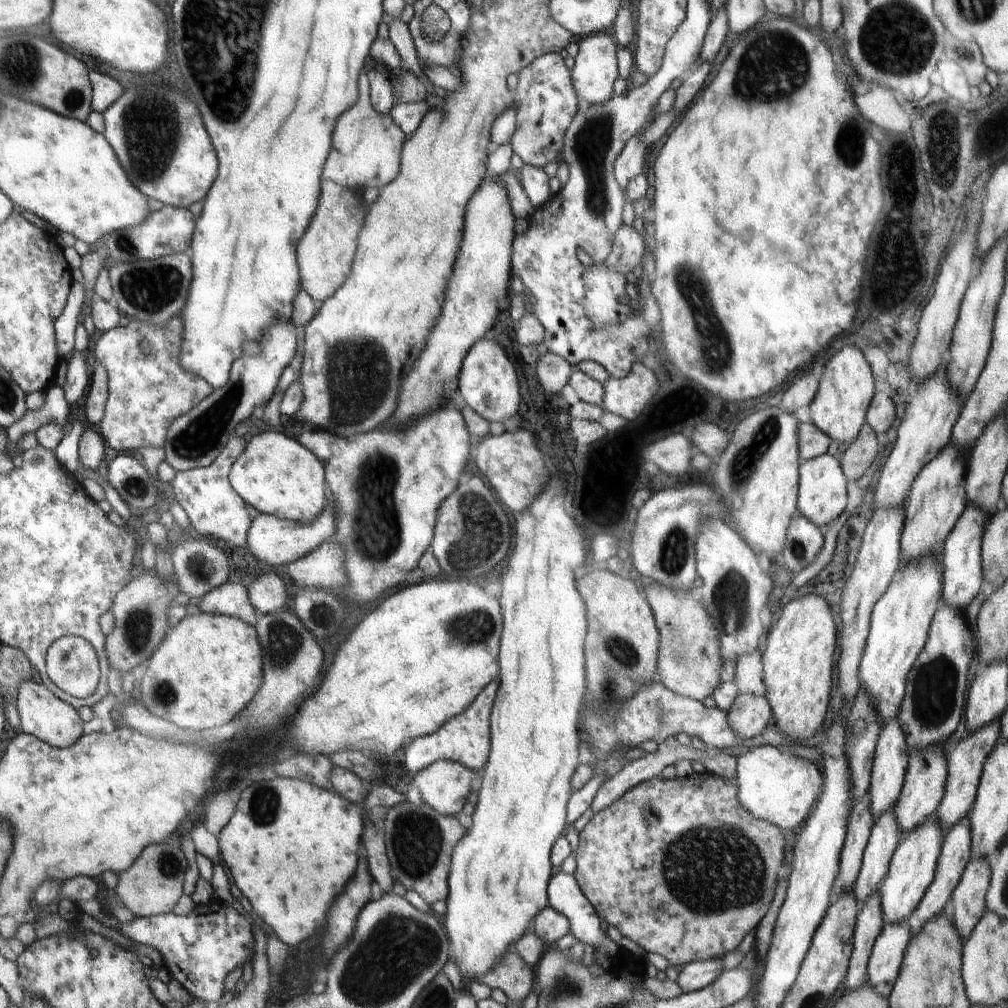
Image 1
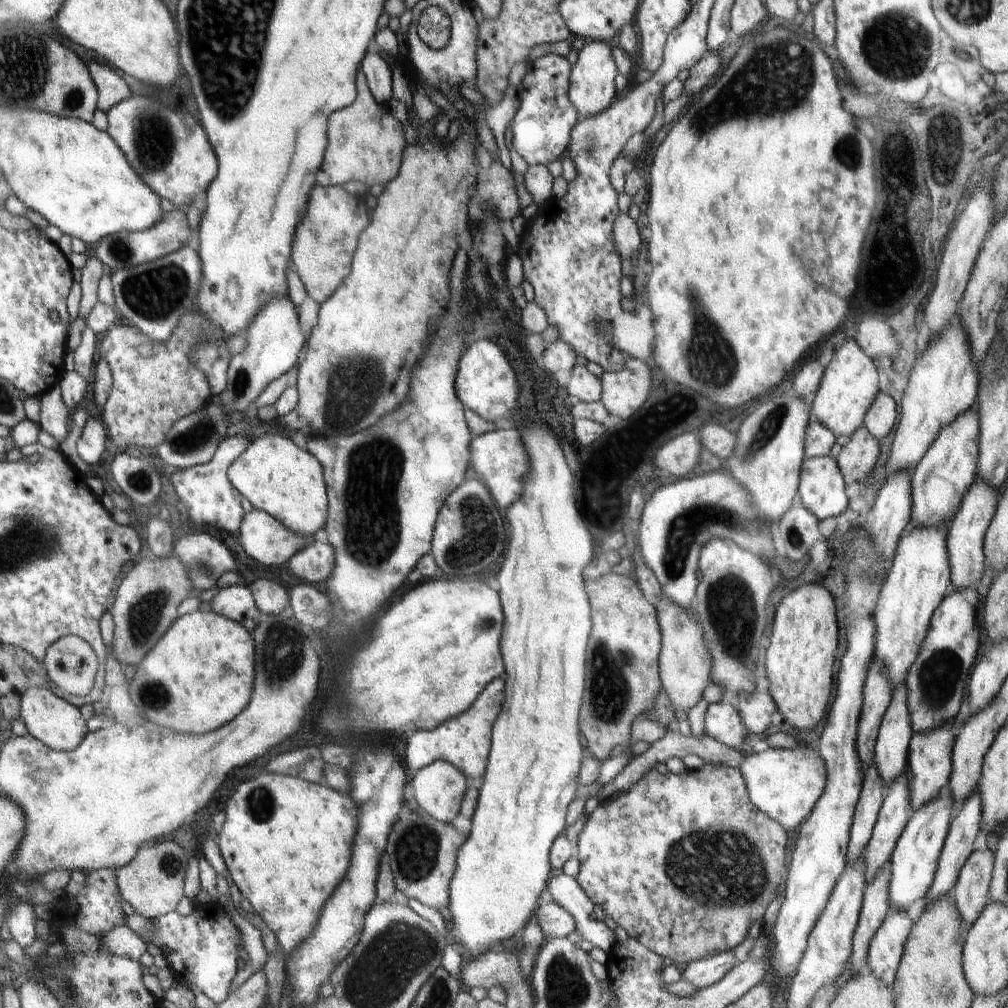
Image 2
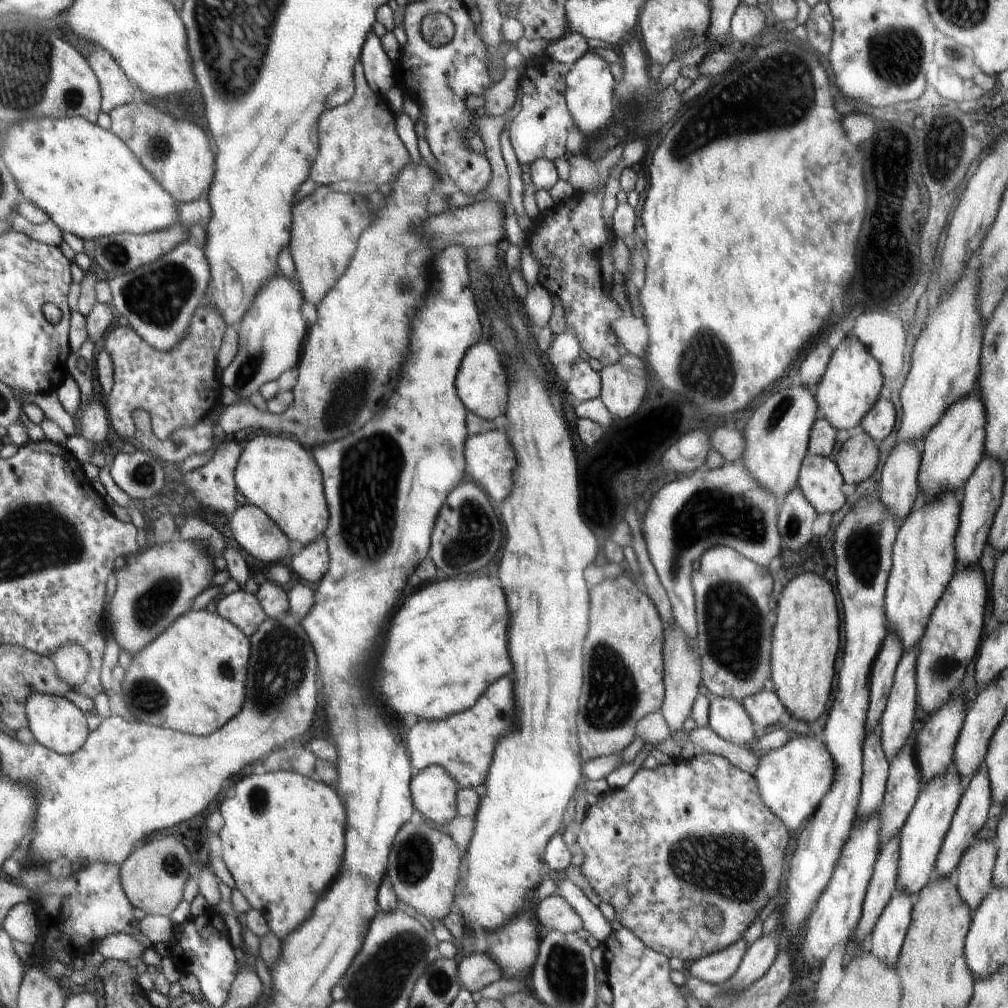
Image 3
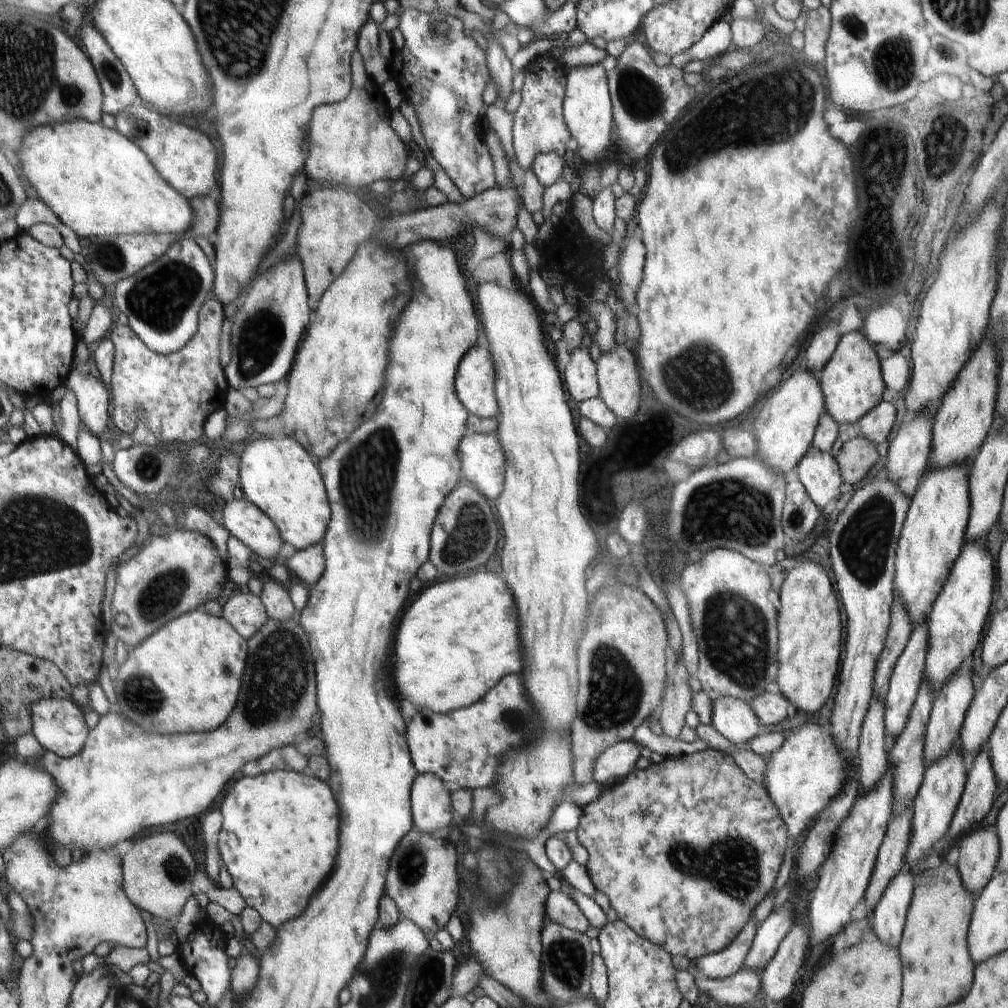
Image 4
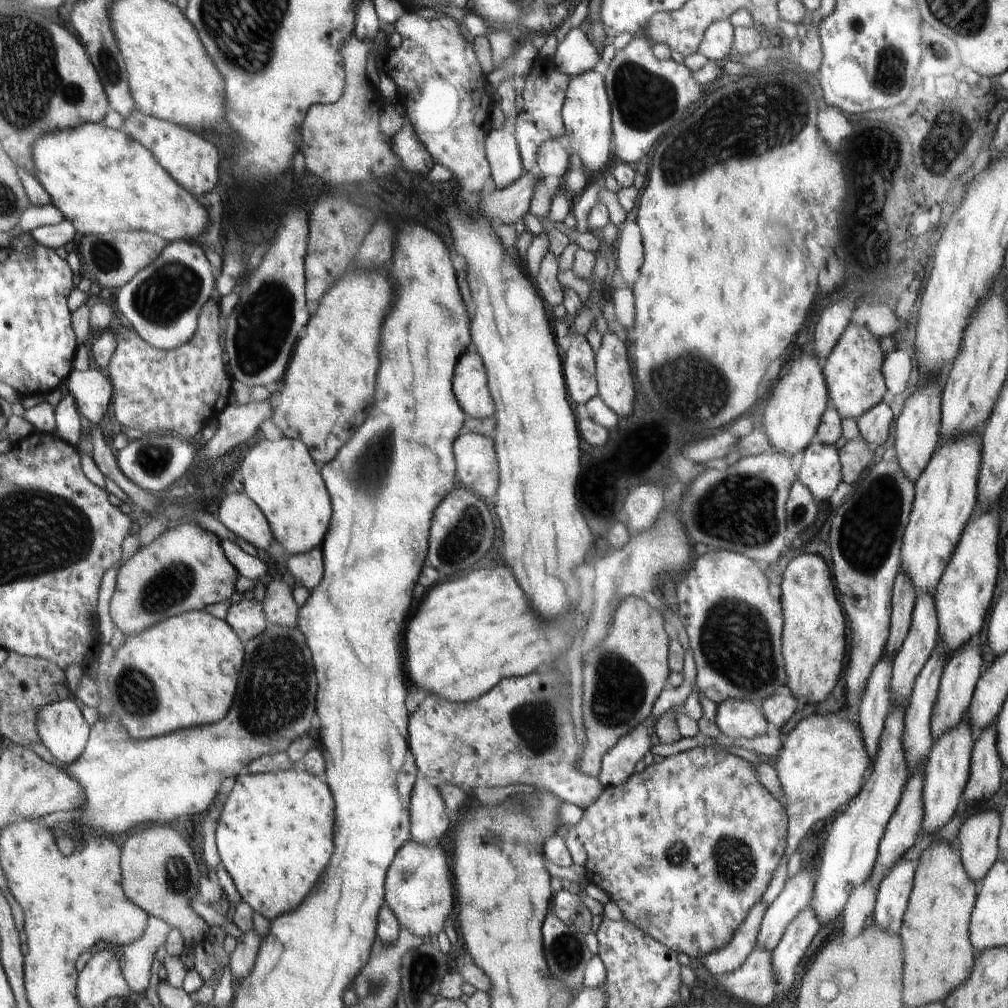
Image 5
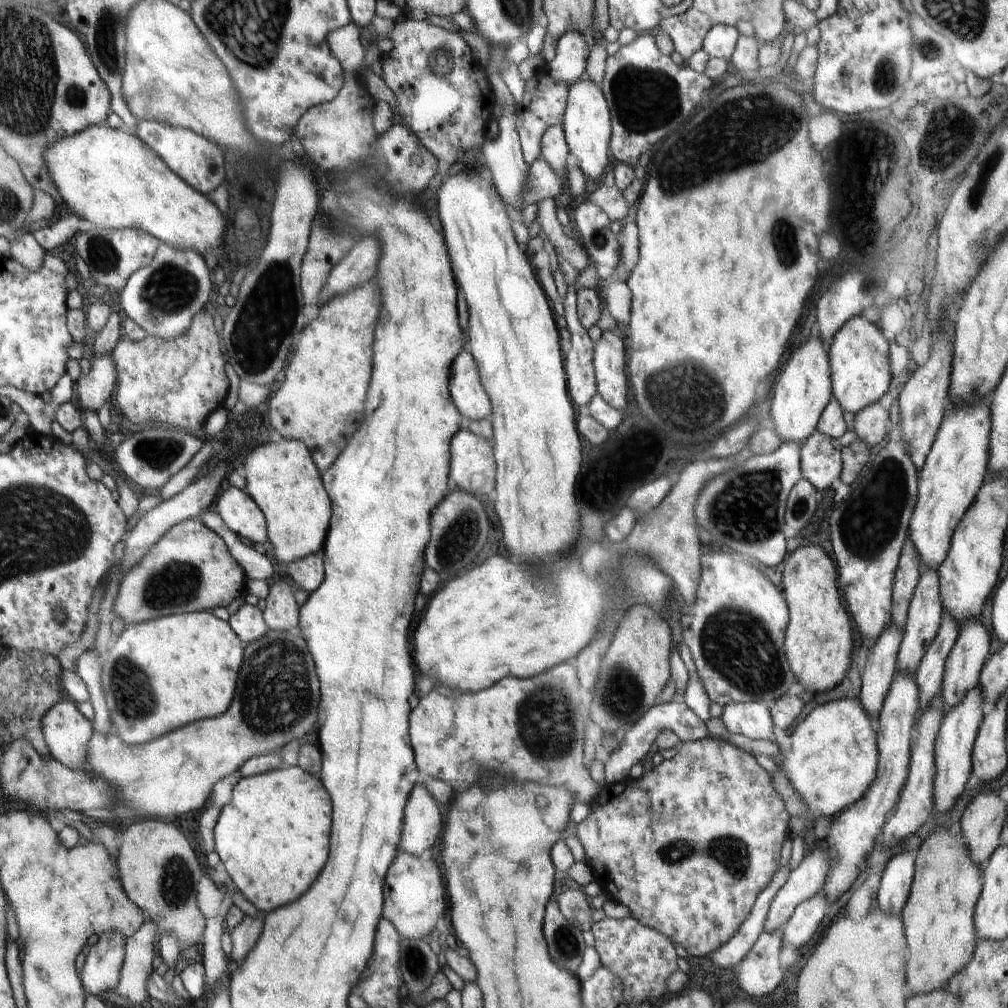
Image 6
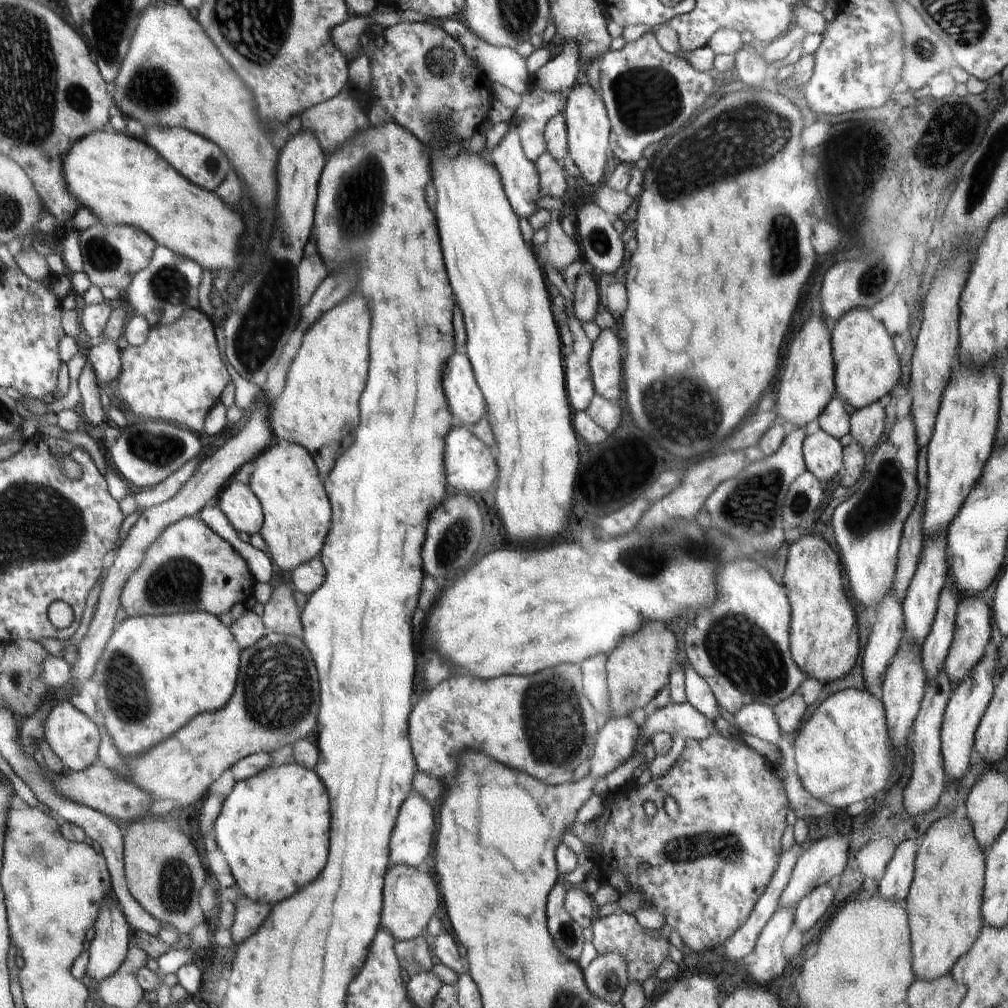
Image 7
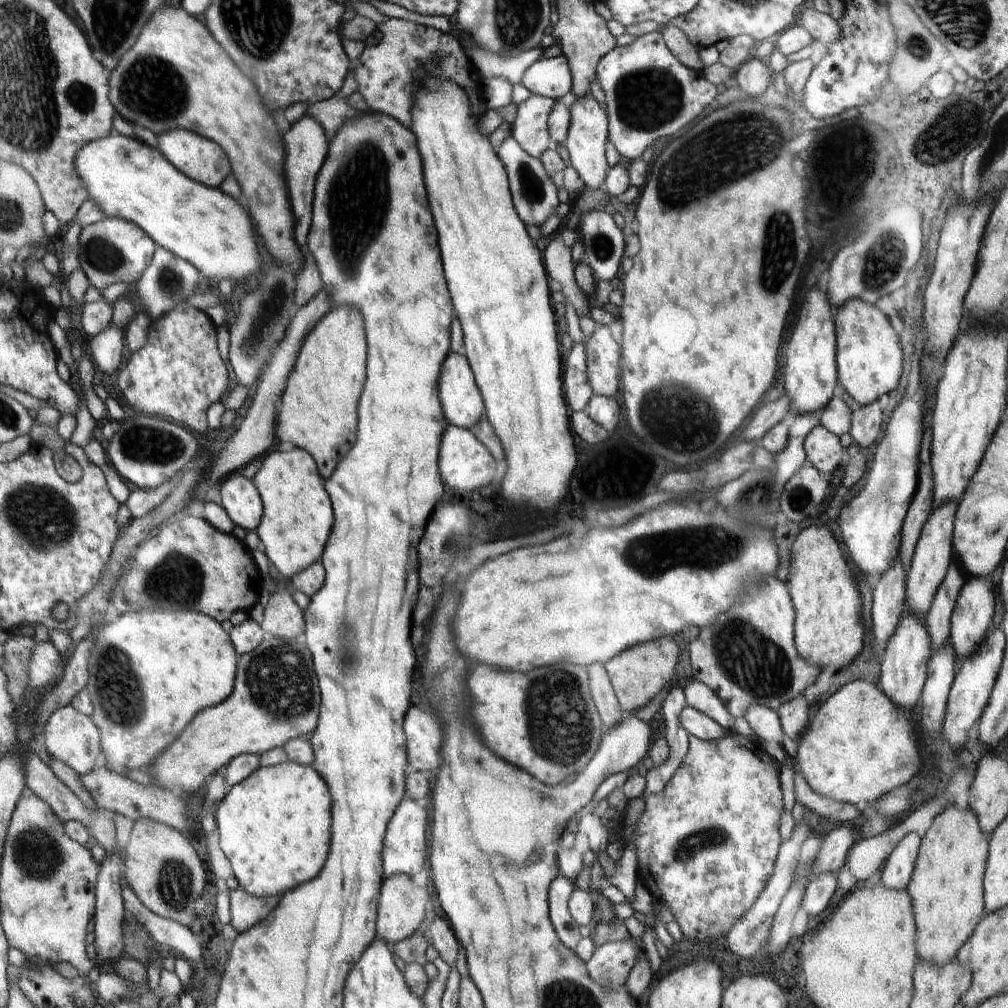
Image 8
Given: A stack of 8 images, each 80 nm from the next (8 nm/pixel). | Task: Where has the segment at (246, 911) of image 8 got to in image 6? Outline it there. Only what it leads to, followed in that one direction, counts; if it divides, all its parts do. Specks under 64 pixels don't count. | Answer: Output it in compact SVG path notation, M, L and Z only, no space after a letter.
M245 916L242 922L230 931L232 939L231 957L236 964L245 962L246 956L254 948L263 931L262 916L249 918Z

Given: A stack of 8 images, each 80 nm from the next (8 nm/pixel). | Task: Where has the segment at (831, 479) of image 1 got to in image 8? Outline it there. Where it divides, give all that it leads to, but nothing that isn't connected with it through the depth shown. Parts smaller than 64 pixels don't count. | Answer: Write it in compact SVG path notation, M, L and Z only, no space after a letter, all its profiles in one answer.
M820 424L816 425L810 434L807 434L804 450L806 450L808 462L825 478L840 466L842 452L844 452L838 435L832 434Z

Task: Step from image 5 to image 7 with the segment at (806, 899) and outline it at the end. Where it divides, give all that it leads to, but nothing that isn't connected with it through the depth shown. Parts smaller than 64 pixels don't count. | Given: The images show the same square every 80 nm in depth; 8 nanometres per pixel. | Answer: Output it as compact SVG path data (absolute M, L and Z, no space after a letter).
M843 834L833 835L832 838L824 837L815 842L809 849L802 850L799 854L798 864L795 865L791 874L790 884L783 890L782 897L779 898L779 908L796 908L797 902L802 900L813 888L836 882L844 873L846 862L848 862L849 839Z

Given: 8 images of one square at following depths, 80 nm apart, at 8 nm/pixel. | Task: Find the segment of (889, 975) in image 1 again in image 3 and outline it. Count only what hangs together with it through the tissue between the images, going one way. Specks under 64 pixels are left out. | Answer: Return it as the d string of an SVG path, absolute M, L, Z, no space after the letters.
M897 882L890 902L874 925L871 953L889 967L894 967L906 940L907 930L912 920L910 895L899 888Z

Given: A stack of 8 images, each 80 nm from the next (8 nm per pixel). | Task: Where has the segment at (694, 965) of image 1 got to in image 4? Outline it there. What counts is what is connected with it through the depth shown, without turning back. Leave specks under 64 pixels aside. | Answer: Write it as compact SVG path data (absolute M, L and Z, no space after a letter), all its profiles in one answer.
M753 915L753 919L747 922L746 928L738 934L726 949L704 955L694 964L708 978L725 979L731 977L742 968L743 962L746 960L746 956L754 942L756 932L758 931L756 931Z

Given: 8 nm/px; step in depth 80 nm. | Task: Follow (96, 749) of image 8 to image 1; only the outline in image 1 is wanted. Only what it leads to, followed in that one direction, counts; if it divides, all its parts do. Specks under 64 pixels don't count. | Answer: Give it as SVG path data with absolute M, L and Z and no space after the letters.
M28 679L20 684L15 705L20 716L22 733L28 733L47 742L51 747L67 749L82 737L82 720L75 707L62 701L38 679Z

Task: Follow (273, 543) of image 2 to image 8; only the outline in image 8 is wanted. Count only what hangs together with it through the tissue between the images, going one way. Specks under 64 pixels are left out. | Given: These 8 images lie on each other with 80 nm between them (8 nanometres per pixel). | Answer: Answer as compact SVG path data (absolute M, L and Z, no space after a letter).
M241 471L234 472L222 480L220 490L222 506L238 532L259 528L263 499L251 479L245 478Z

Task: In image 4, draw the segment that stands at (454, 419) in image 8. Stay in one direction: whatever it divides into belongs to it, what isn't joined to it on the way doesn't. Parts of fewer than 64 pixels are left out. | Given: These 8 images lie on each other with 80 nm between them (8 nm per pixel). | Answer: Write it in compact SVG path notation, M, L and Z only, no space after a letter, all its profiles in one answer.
M476 346L472 354L464 359L460 367L460 378L456 378L456 390L460 390L460 400L470 414L494 419L498 414L498 400L494 394L496 368L488 348Z

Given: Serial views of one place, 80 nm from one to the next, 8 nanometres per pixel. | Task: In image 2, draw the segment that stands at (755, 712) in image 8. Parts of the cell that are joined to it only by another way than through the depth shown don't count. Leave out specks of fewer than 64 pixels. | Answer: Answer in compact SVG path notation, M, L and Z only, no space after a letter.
M732 697L710 704L704 714L704 734L710 734L718 742L736 748L742 744L744 724L736 710Z

